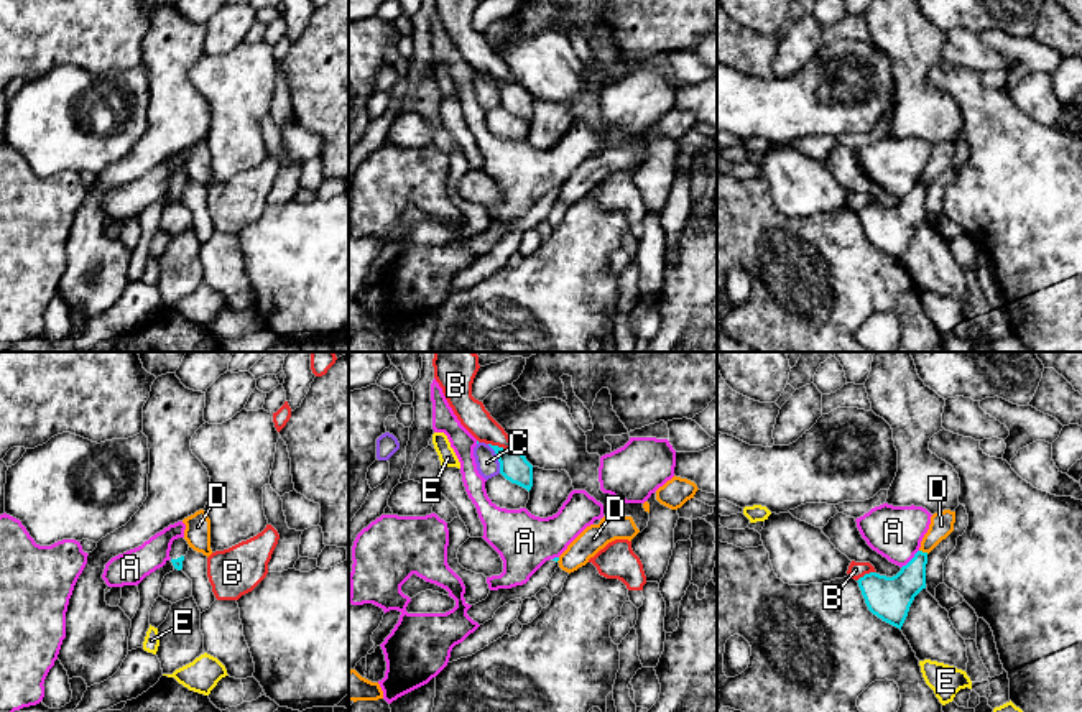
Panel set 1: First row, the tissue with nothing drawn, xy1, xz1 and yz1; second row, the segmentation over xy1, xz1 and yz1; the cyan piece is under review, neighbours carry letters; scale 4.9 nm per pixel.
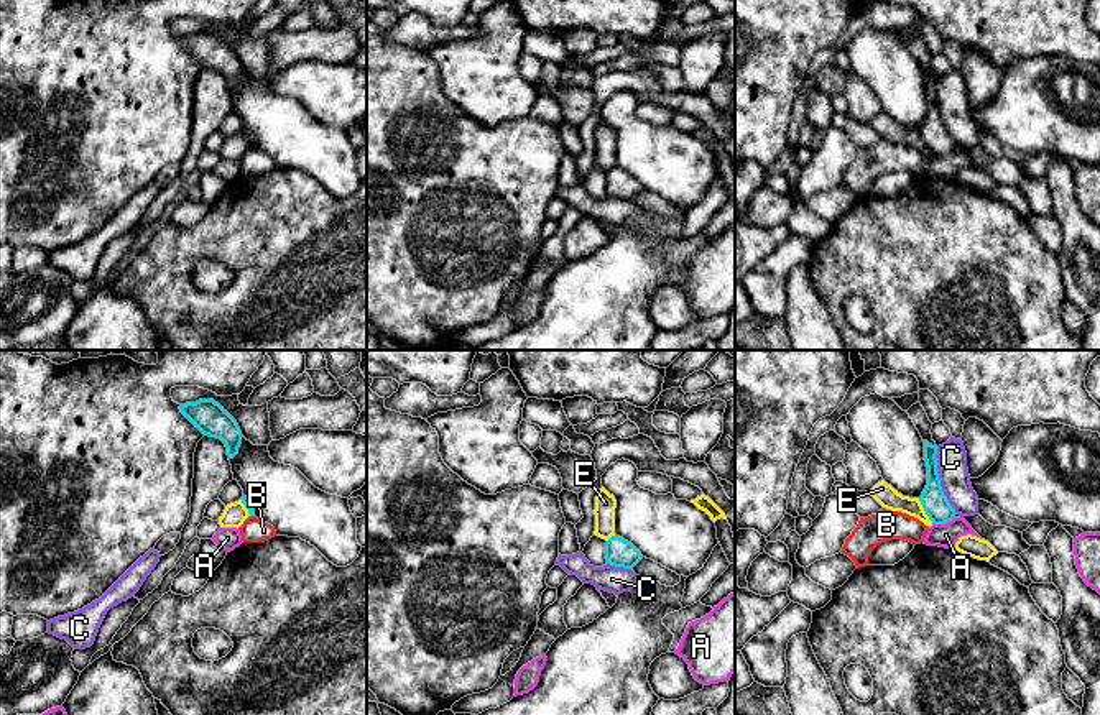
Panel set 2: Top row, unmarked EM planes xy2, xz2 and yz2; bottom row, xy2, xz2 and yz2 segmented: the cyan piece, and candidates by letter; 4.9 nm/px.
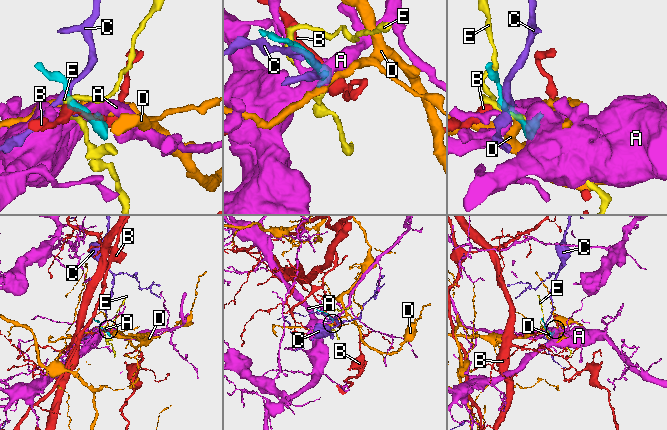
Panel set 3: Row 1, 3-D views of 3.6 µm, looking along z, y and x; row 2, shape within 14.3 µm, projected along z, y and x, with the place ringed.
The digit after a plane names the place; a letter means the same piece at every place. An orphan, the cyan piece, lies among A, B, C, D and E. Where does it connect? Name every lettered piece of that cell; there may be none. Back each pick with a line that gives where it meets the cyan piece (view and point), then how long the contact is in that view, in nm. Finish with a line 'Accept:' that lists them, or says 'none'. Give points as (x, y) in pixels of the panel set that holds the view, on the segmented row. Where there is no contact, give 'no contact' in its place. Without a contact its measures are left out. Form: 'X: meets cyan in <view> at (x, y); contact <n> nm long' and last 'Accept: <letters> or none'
Accept: none

